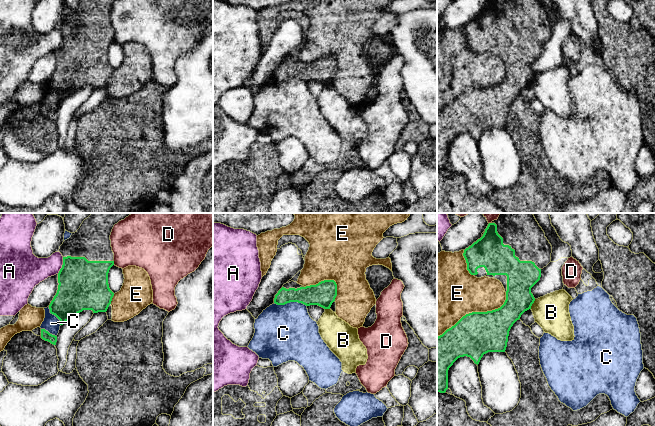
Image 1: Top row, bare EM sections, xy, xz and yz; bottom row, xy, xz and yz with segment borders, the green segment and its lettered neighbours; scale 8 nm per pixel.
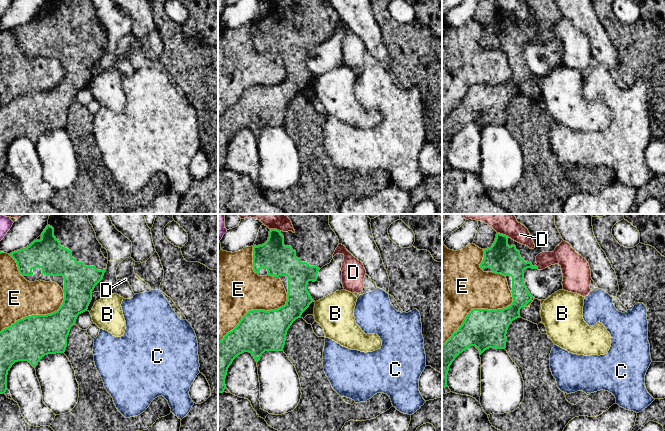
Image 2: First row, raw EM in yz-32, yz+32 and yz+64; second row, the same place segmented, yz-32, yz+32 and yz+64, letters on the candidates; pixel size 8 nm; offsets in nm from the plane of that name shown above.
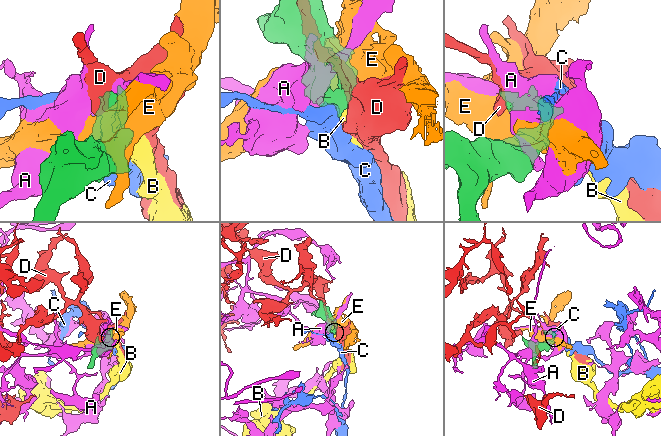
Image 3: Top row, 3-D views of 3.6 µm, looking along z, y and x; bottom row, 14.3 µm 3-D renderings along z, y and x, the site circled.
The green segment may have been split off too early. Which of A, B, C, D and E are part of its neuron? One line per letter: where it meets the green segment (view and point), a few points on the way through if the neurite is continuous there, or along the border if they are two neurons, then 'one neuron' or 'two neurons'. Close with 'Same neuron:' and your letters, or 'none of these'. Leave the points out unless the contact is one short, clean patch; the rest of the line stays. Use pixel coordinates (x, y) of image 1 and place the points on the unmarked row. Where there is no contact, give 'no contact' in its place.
A: xy (62, 41) | two neurons
B: yz (532, 79) | along yz (535, 75), (530, 84) | two neurons
C: xz (290, 77) | two neurons
D: xy (113, 39) | two neurons
E: yz (475, 88) | two neurons
Same neuron: none of these

